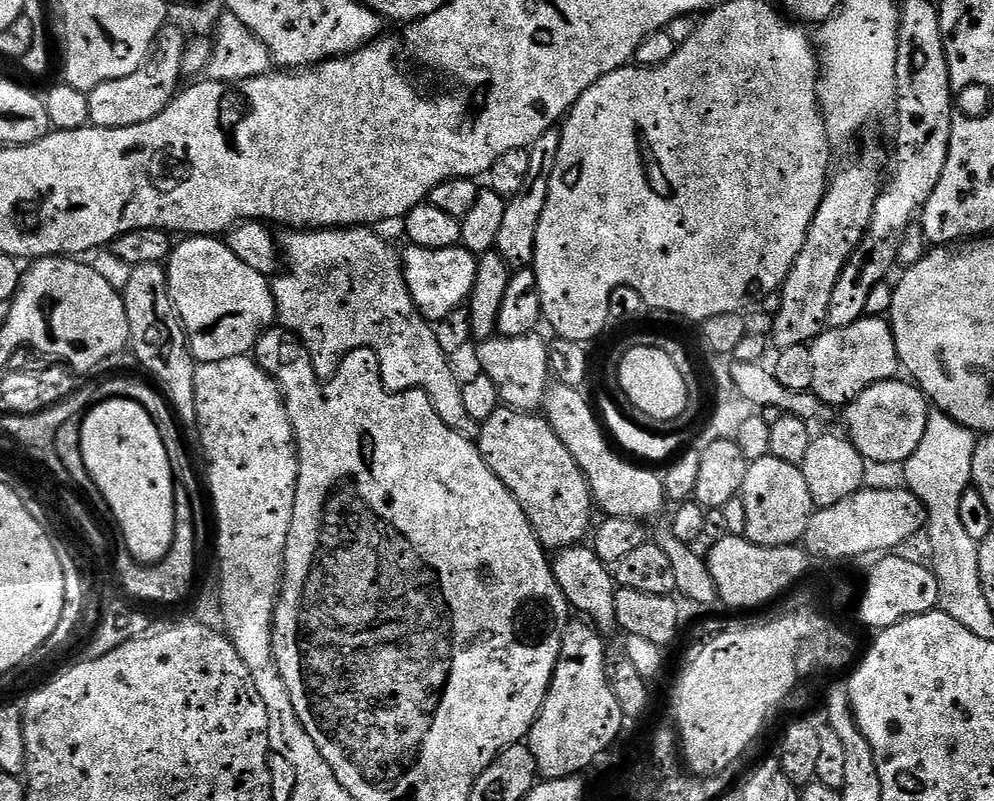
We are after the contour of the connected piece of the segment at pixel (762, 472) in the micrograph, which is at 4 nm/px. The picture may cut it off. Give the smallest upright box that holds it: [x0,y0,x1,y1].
[742,454,814,548]

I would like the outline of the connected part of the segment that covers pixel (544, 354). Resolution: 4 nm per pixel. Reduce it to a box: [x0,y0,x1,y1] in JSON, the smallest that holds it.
[476,334,550,413]

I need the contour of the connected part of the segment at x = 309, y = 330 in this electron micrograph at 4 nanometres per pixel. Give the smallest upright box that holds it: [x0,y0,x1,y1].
[272,226,481,433]

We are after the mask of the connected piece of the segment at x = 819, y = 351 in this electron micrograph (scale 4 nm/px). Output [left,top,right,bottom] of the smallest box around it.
[810,318,902,410]

